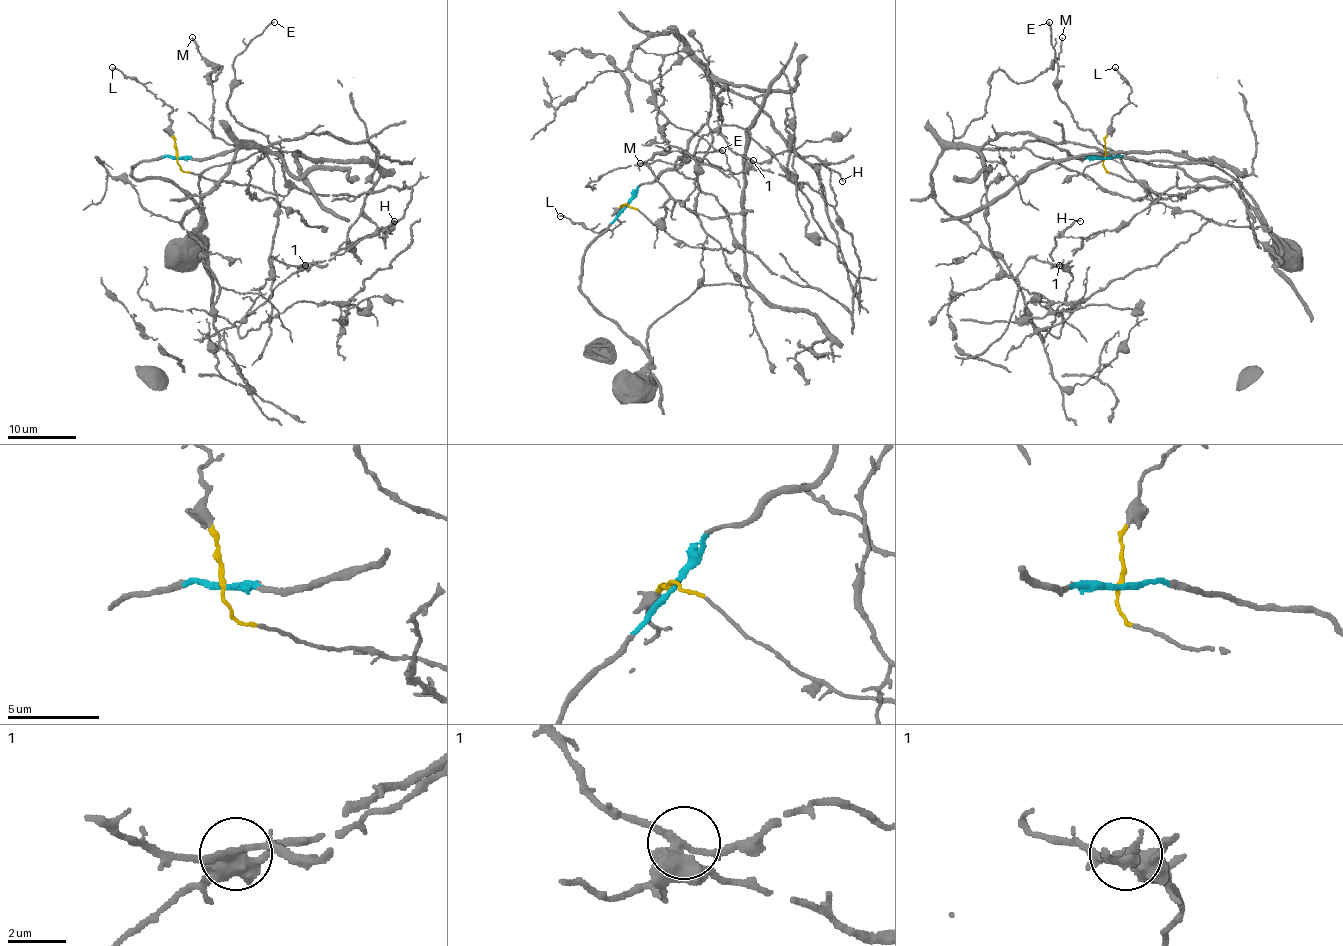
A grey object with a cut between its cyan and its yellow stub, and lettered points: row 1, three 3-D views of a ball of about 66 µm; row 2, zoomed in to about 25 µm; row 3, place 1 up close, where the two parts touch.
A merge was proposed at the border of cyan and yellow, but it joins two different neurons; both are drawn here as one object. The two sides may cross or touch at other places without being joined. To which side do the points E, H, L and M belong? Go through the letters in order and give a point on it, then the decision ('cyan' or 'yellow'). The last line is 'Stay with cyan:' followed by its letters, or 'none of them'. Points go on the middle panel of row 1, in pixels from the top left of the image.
E: place (722, 150); yellow
H: place (842, 181); cyan
L: place (560, 216); yellow
M: place (640, 163); cyan
Stay with cyan: H, M

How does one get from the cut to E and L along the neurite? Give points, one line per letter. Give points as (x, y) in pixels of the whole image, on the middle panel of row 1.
E: (625, 205), (640, 210), (690, 247), (732, 252), (735, 238), (730, 217), (675, 164), (697, 152), (722, 150)
L: (625, 205), (618, 212), (616, 219), (620, 223), (611, 229), (594, 233), (559, 216)

